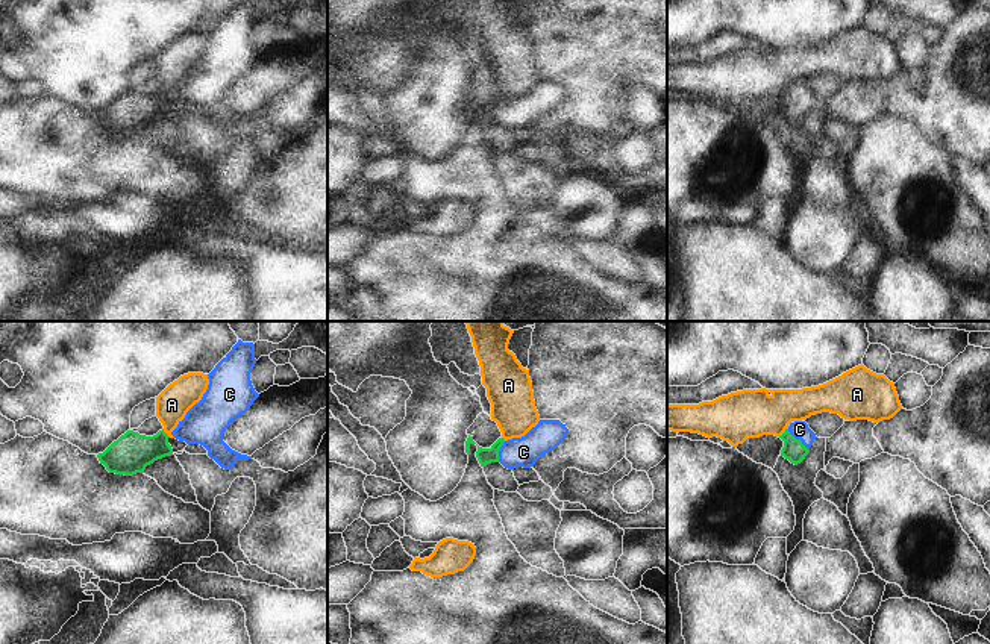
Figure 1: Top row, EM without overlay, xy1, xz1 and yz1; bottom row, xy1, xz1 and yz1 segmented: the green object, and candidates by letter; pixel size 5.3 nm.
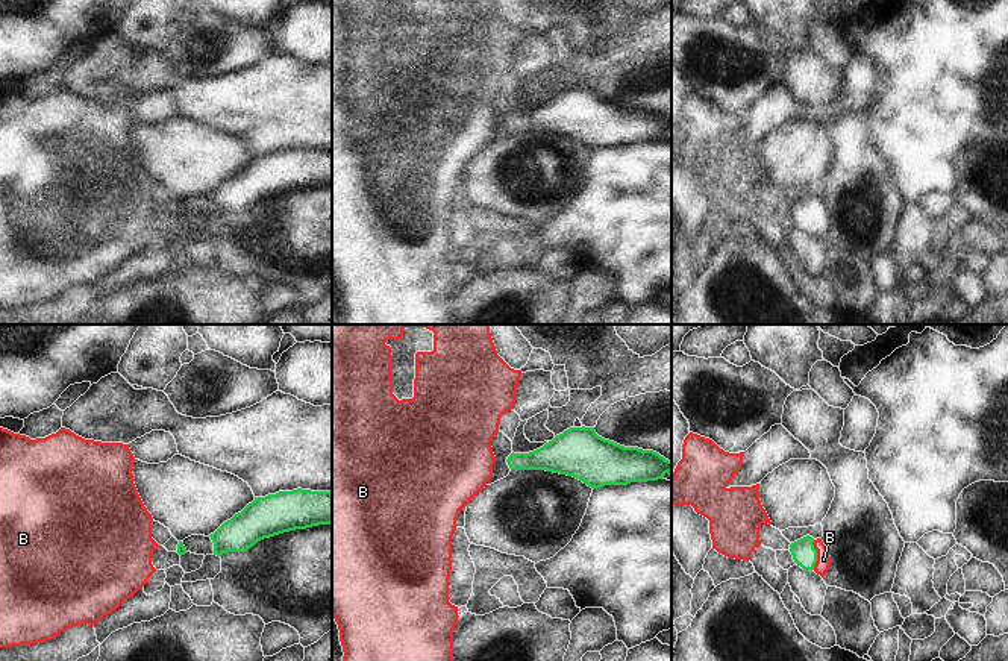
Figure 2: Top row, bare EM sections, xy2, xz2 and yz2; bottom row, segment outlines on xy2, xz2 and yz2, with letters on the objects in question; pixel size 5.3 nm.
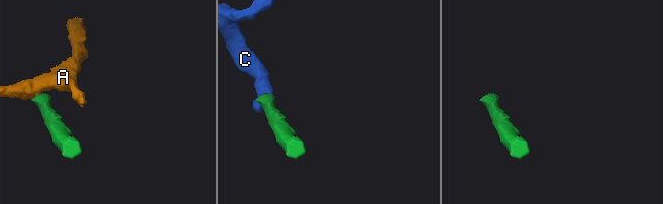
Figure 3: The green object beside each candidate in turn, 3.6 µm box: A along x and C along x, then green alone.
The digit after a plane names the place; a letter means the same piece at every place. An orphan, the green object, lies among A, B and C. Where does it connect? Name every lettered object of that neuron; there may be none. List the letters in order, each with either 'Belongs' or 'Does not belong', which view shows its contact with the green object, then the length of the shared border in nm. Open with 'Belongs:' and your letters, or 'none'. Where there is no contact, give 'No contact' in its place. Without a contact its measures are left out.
Belongs: B, C
A: Does not belong. Touches green in yz1. Shared border 80 nm
B: Belongs. Touches green in yz2. Shared border 160 nm
C: Belongs. Touches green in yz1. Shared border 170 nm.

